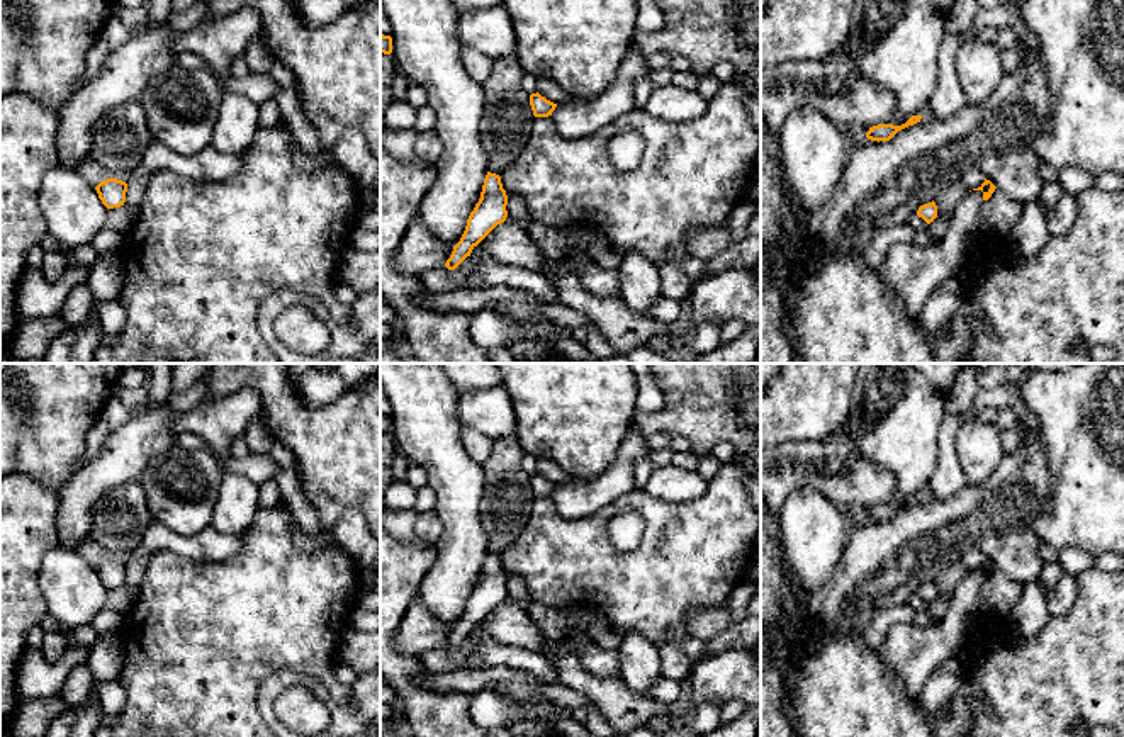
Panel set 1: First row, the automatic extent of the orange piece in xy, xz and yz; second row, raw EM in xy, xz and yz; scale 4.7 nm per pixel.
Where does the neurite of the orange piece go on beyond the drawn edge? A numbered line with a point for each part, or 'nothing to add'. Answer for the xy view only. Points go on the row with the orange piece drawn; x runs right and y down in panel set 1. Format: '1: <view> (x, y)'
nothing to add

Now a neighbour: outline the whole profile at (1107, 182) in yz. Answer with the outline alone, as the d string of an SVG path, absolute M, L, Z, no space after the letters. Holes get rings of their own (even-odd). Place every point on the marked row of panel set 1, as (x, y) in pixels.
M1104 172L1093 180L1093 188L1102 192L1119 192L1124 190L1124 175L1114 172Z

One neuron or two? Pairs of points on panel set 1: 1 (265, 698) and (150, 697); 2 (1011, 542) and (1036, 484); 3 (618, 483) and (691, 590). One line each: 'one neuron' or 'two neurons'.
1: two neurons
2: one neuron
3: two neurons

